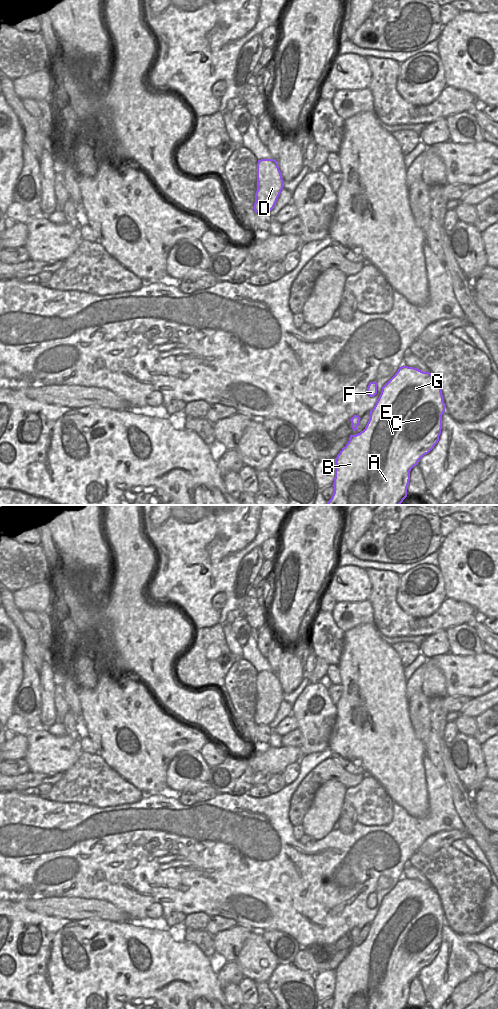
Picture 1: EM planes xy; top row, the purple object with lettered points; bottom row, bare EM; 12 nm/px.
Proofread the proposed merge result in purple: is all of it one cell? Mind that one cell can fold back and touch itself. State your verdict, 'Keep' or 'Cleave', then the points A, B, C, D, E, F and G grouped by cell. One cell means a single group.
Keep. Groups: A B C D E F G.

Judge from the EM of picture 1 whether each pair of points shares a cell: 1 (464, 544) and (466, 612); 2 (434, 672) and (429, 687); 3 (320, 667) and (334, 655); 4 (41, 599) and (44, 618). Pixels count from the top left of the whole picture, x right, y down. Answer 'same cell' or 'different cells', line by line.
1: different cells
2: same cell
3: different cells
4: different cells

